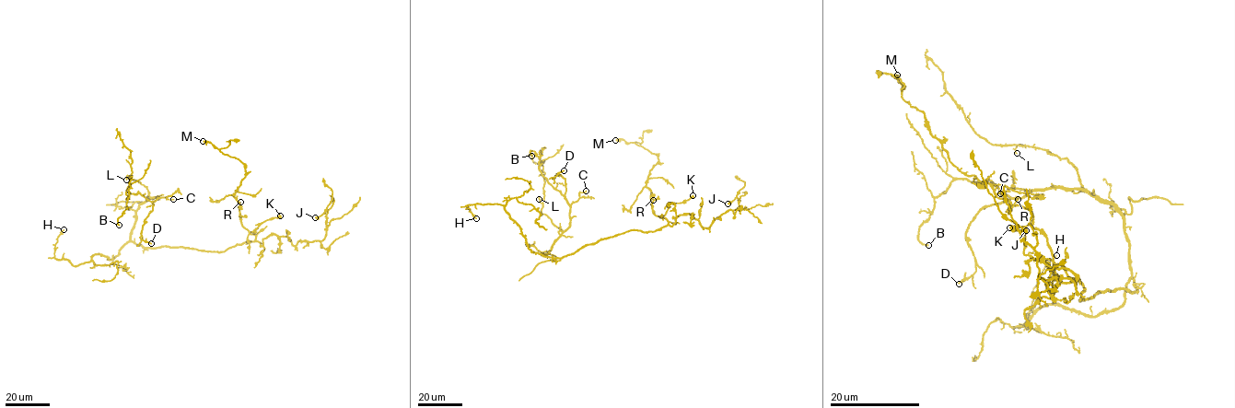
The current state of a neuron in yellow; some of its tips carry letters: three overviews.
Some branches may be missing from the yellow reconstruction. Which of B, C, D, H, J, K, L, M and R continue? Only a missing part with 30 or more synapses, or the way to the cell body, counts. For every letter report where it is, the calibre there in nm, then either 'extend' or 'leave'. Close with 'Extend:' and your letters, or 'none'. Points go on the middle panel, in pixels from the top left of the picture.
B: (531, 156) | 160 nm | leave
C: (586, 191) | 110 nm | leave
D: (564, 170) | 130 nm | leave
H: (476, 218) | 120 nm | leave
J: (728, 204) | 550 nm | leave
K: (693, 195) | 550 nm | leave
L: (539, 199) | 100 nm | leave
M: (615, 140) | 440 nm | leave
R: (653, 200) | 130 nm | leave
Extend: none

